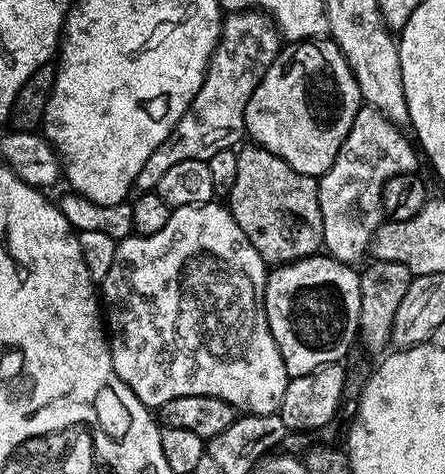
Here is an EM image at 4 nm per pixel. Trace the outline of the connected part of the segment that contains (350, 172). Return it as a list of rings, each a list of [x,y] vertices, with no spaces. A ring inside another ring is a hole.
[[[361,106],[354,118],[354,126],[350,126],[350,134],[346,134],[346,142],[342,142],[342,150],[338,150],[338,158],[334,158],[334,166],[319,177],[318,206],[322,206],[322,234],[324,235],[323,251],[333,256],[338,262],[355,265],[369,251],[372,236],[385,223],[384,187],[390,178],[412,174],[416,169],[418,148],[411,139],[403,136],[401,129],[383,115],[378,109]]]

